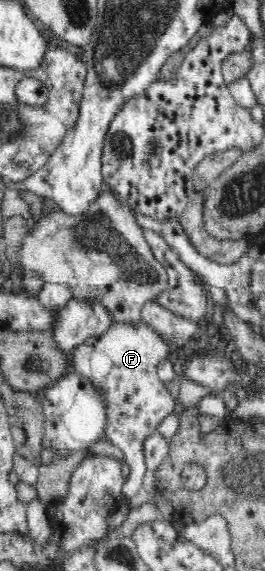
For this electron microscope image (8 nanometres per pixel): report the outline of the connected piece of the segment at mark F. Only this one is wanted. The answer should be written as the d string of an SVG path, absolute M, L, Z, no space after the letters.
M141 320L135 324L115 322L109 331L98 336L94 344L77 345L69 353L71 370L87 377L105 396L107 427L104 437L121 449L123 459L129 464L129 475L122 485L125 502L137 495L147 470L142 441L156 431L164 417L173 413L175 399L169 394L167 385L158 378L157 367L161 361L170 360L174 350L167 336Z

